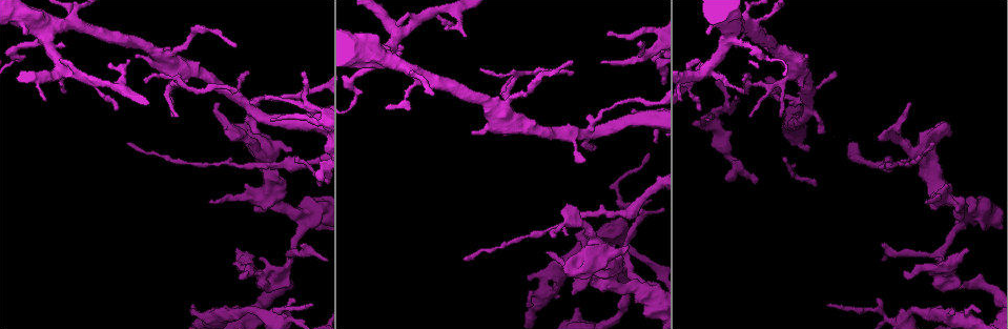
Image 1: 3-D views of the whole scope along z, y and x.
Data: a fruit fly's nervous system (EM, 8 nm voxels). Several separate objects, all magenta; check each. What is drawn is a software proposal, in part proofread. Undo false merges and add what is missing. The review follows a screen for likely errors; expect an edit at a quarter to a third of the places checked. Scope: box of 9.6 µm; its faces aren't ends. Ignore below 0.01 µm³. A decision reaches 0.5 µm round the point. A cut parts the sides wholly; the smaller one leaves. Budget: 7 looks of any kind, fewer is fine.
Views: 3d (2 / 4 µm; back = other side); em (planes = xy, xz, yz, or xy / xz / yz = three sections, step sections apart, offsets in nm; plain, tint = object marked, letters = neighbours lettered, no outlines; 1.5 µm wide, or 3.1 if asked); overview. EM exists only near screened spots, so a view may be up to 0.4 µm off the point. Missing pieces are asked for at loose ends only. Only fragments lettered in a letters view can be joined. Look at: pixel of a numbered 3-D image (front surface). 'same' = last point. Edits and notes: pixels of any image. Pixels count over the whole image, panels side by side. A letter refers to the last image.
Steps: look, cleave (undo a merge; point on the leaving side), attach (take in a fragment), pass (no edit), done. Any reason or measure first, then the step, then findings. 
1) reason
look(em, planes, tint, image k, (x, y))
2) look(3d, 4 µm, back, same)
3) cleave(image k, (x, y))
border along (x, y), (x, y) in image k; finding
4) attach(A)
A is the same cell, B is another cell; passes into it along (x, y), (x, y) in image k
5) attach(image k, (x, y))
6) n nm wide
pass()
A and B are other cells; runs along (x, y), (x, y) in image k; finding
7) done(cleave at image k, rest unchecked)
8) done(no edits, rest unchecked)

sudden change in width
look(3d, 4 µm, image 1, (306, 121))

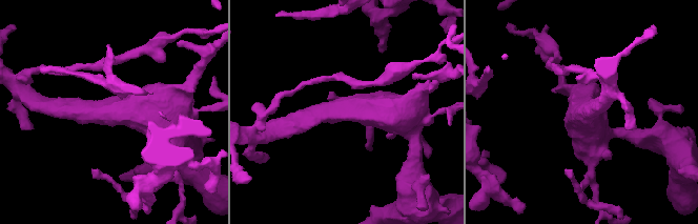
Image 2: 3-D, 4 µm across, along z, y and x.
arms of 280, 550 nm
look(em, planes, letters, image 2, (347, 105))

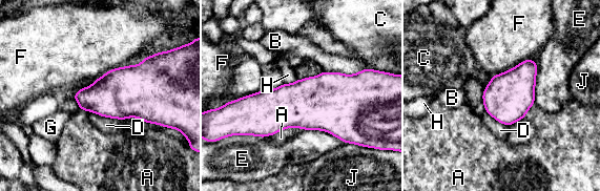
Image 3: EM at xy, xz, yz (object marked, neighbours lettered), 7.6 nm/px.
pass()
A, B, C, D, E, F, G, H and J are other cells; border along (296, 79), (290, 83), (283, 83) in image 3; continuous, no second neuron

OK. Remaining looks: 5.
sudden change in width
look(3d, 4 µm, image 1, (316, 119))

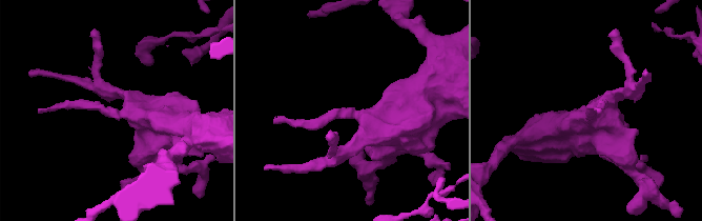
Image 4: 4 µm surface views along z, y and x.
3 arms; arms of 190, 200, 320 nm; need the tissue
look(em, yz, step 4, tint, image 4, (590, 114))

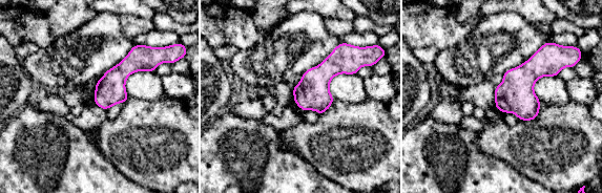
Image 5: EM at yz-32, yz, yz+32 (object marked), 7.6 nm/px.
another direction
look(em, planes, letters, same)

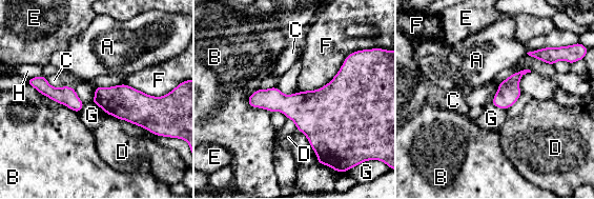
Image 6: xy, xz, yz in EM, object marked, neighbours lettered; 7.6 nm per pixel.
pass()
A, B, C, D, E, F, G and H are other cells; continuous, no second neuron

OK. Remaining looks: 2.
look(3d, 4 µm, image 1, (978, 312))

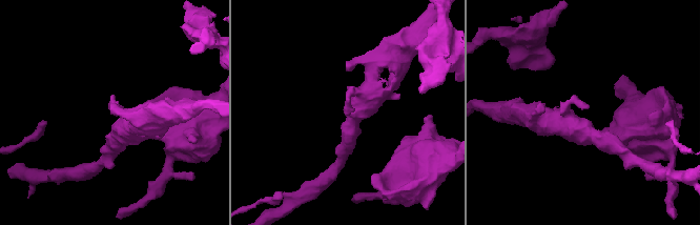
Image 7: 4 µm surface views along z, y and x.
need the tissue
look(em, planes, letters, image 7, (344, 112))

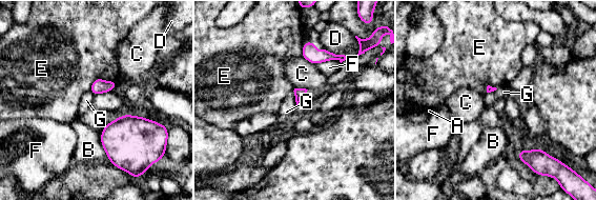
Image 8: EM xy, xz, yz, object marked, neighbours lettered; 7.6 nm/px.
B touches over 240 nm
pass()
A, B, C, D, E, F and G are other cells; border along (293, 91), (296, 104) in image 8; no lettered fragment goes on from it

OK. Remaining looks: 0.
done(no edits, rest unchecked)

